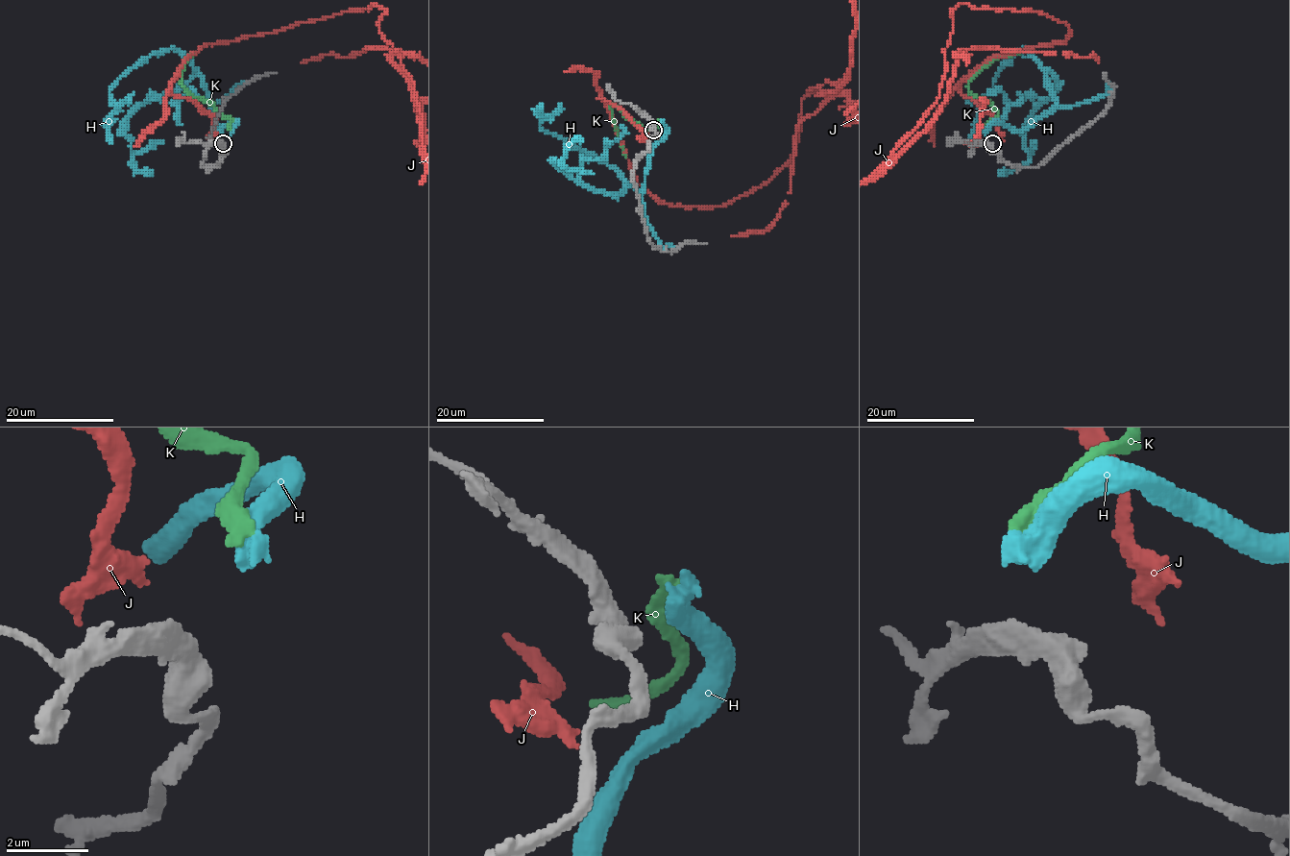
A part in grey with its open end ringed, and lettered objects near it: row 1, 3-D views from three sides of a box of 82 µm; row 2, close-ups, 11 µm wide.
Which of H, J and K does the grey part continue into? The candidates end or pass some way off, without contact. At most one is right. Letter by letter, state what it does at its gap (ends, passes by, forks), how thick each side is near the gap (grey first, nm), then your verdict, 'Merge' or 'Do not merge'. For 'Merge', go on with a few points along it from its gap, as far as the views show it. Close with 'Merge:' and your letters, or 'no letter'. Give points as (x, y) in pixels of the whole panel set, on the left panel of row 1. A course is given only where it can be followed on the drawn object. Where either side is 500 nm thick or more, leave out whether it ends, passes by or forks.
H: Thickness 420 nm (grey) against 550 nm. Do not merge
J: Thickness 420 nm (grey) against 500 nm. Merge. Its course: (215, 135), (169, 91), (186, 58), (370, 2), (426, 162), (393, 53)
K: It ends there. Thickness 420 nm (grey) against 360 nm. Do not merge
Merge: J

